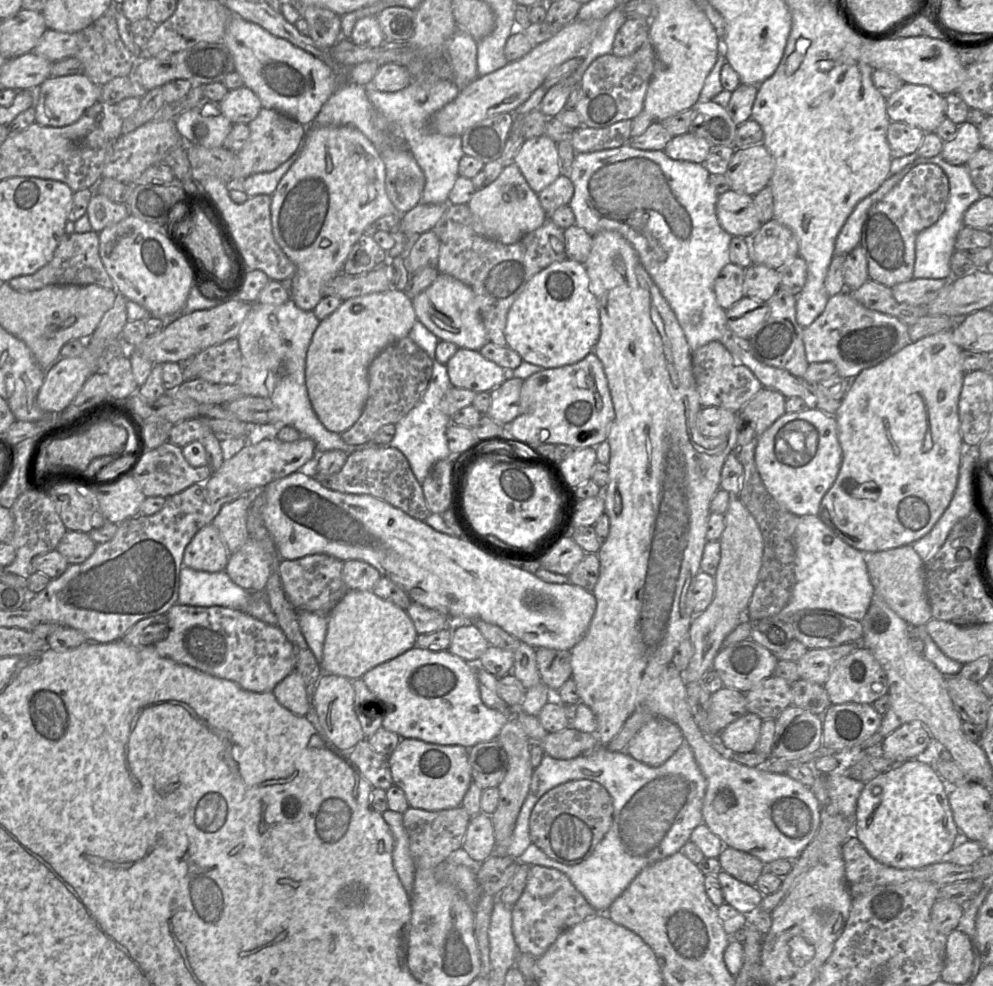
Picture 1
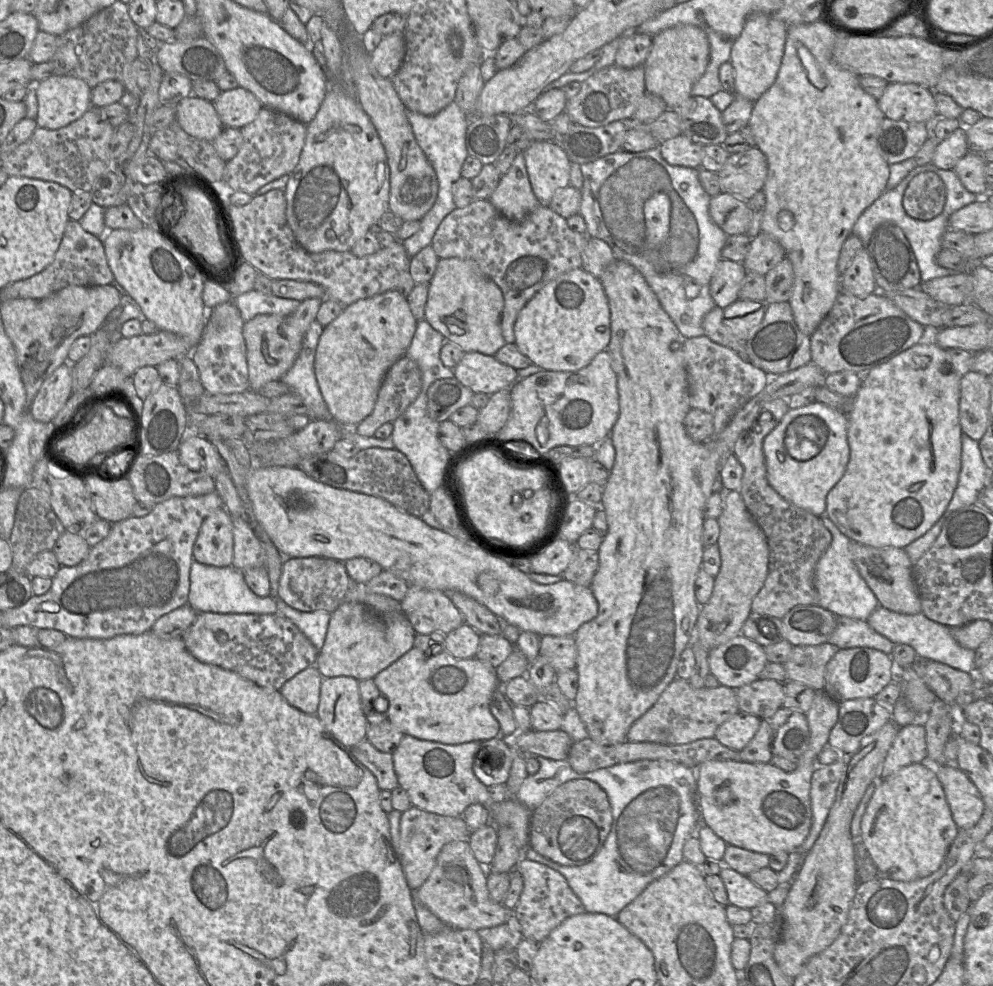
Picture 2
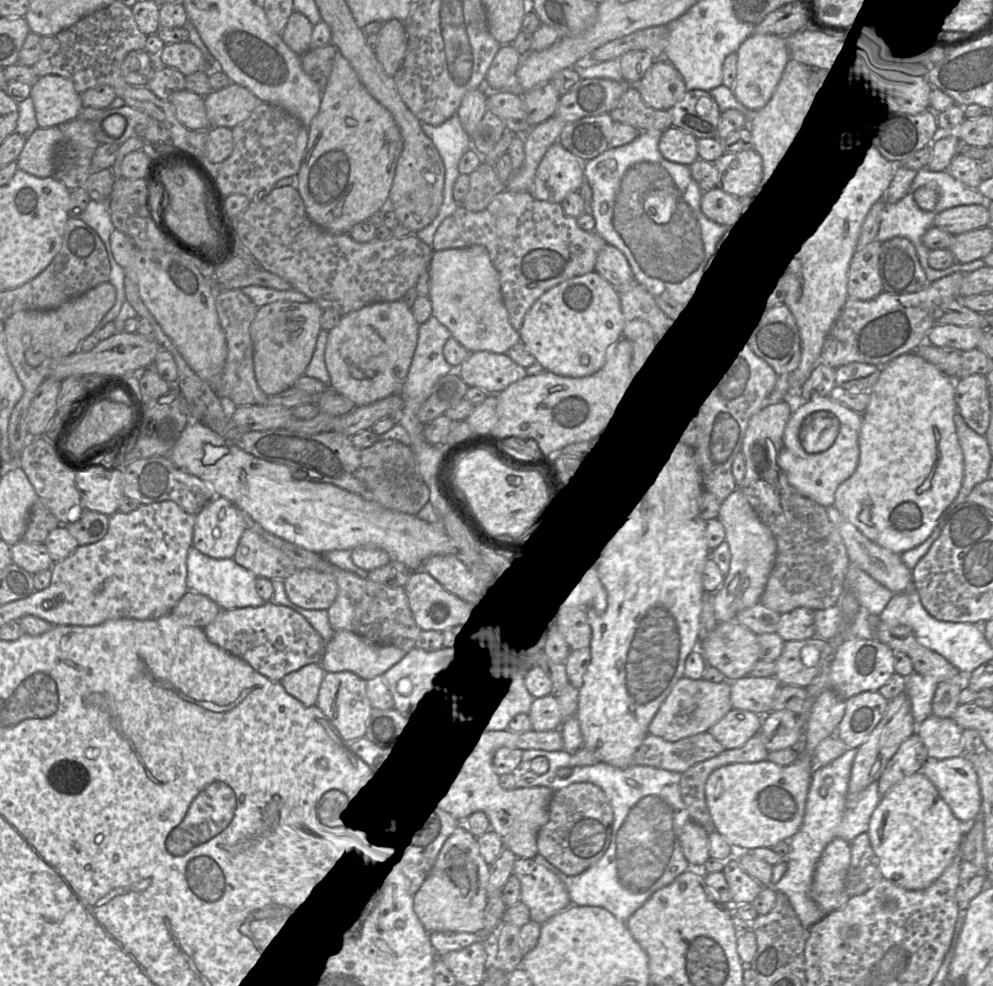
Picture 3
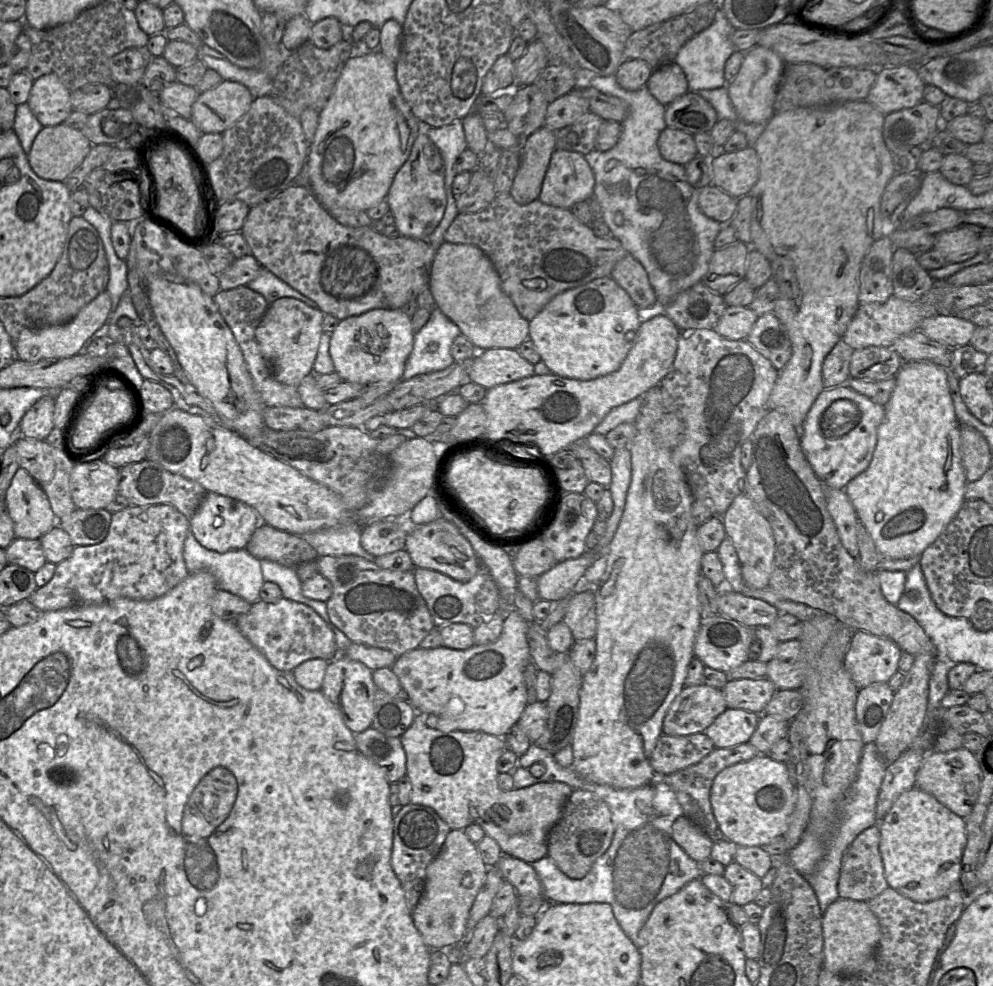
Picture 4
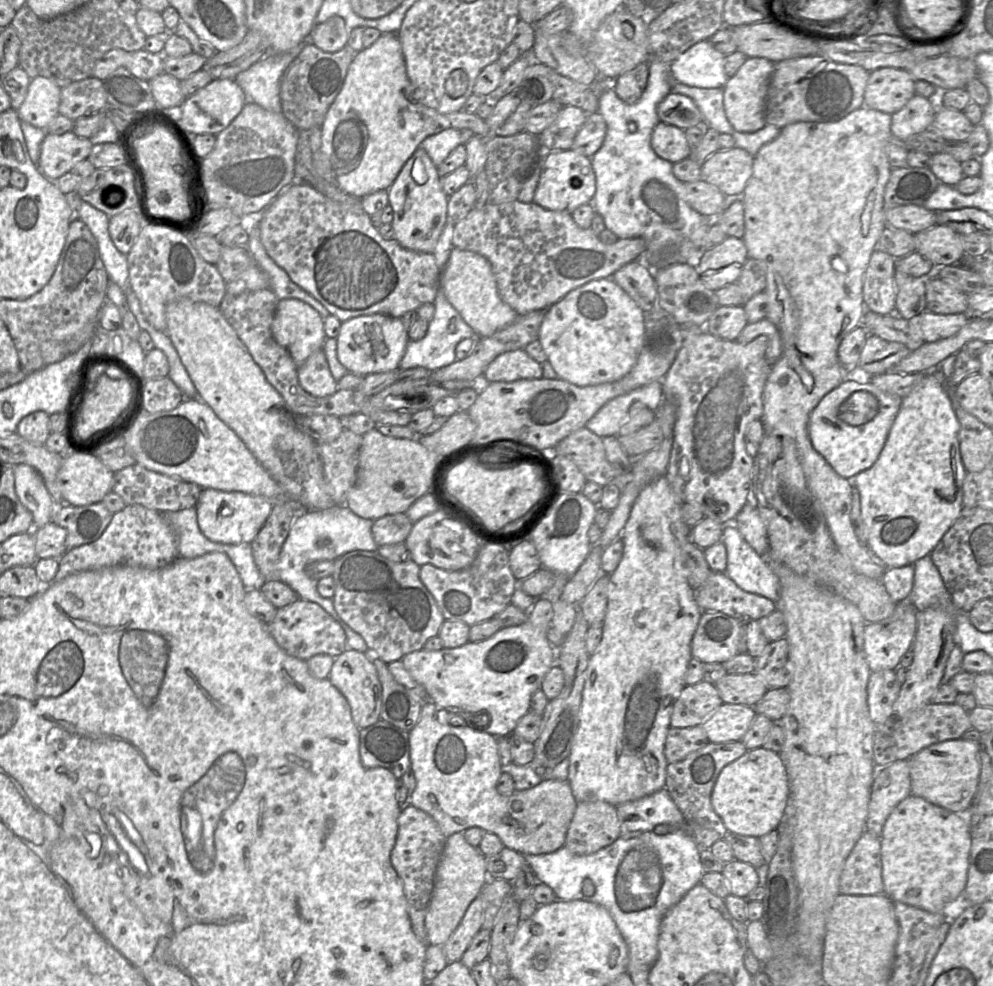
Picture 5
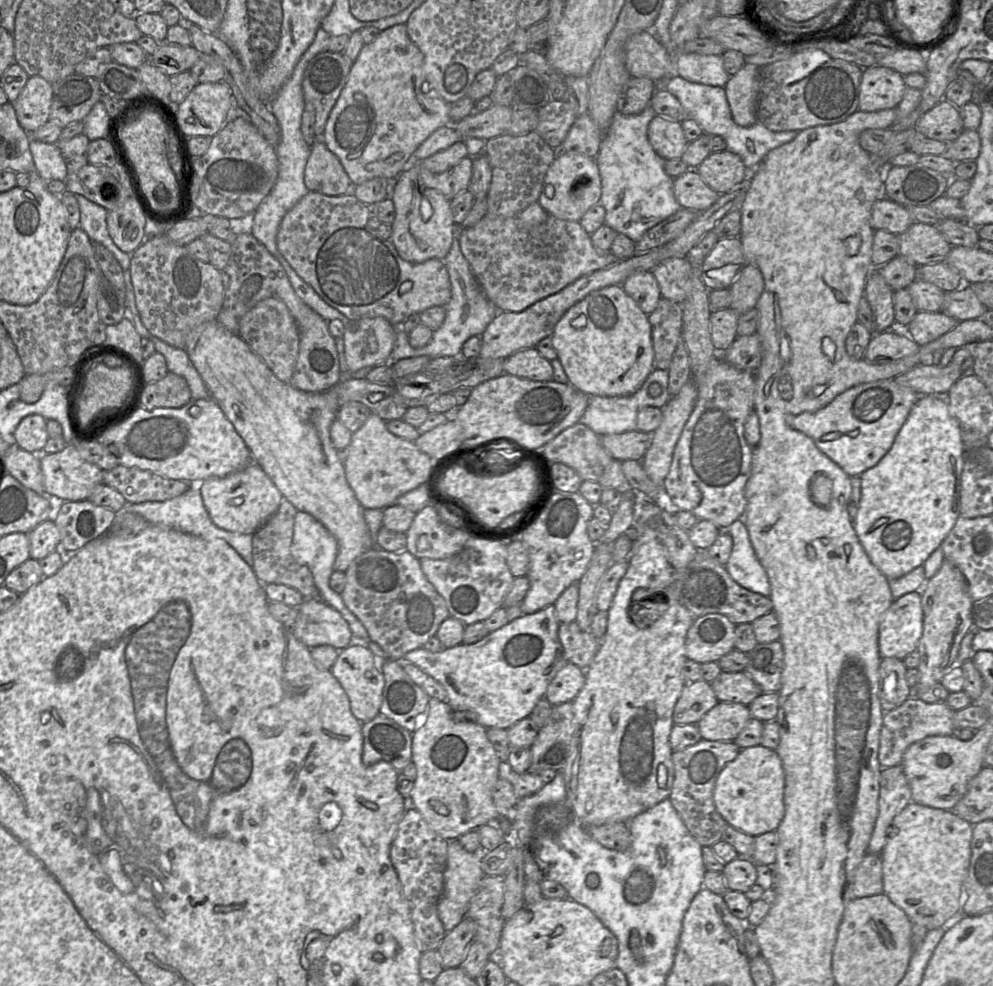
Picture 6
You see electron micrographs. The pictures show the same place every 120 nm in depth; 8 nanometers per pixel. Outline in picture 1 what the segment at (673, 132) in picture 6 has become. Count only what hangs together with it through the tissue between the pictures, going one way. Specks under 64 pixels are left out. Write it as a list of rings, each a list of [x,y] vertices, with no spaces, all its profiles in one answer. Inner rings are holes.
[[[687,132],[672,137],[664,151],[674,160],[684,160],[703,164],[711,148],[712,144],[708,140],[691,132]]]

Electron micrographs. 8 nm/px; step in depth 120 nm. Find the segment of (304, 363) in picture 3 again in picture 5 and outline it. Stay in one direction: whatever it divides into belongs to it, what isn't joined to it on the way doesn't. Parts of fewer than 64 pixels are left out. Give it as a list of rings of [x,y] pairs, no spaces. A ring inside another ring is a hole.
[[[298,299],[279,300],[271,325],[272,336],[276,342],[286,348],[297,367],[305,363],[309,356],[323,348],[326,334],[324,318],[309,304]]]

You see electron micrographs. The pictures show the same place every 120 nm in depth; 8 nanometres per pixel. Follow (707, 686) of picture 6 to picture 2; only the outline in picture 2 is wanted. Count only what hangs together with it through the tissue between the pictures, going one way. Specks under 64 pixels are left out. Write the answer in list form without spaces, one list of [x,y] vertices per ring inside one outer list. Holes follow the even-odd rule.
[[[675,678],[657,701],[630,727],[626,741],[679,745],[712,738],[717,728],[739,711],[735,690],[719,684],[714,688],[693,688],[687,680]]]

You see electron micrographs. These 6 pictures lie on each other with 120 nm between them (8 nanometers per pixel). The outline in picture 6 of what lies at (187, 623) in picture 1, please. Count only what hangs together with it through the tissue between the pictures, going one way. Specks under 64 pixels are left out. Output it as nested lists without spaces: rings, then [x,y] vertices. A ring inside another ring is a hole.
[[[305,599],[298,607],[295,623],[288,627],[309,648],[330,645],[337,650],[349,646],[352,632],[347,621],[321,599]]]

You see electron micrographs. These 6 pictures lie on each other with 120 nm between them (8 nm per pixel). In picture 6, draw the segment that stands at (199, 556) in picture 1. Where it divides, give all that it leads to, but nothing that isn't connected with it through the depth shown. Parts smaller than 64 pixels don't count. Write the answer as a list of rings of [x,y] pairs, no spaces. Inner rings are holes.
[[[256,463],[222,478],[208,478],[198,484],[211,521],[219,528],[240,534],[254,534],[279,508],[283,495]]]

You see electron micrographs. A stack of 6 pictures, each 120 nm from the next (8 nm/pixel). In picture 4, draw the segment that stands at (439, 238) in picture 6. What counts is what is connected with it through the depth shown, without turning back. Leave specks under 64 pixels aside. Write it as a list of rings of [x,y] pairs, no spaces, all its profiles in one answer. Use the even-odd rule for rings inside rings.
[[[420,132],[386,197],[395,217],[394,224],[402,236],[428,241],[445,212],[447,198],[444,179],[445,165],[439,149],[425,132]]]

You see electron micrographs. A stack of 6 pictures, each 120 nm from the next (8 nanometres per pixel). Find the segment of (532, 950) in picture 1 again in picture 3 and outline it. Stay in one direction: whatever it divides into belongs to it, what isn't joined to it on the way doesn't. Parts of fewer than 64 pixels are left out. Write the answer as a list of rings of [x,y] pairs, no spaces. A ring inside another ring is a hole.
[[[516,858],[512,874],[520,882],[520,902],[527,906],[531,922],[540,926],[571,905],[569,894],[562,881],[544,866],[537,864],[534,859]]]

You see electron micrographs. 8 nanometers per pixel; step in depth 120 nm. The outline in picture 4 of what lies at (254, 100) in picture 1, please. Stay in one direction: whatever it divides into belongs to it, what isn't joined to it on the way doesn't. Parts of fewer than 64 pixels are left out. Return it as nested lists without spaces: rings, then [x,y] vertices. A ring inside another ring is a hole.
[[[223,80],[216,87],[200,93],[192,105],[190,120],[202,133],[223,133],[234,125],[250,108],[254,96],[238,82]]]

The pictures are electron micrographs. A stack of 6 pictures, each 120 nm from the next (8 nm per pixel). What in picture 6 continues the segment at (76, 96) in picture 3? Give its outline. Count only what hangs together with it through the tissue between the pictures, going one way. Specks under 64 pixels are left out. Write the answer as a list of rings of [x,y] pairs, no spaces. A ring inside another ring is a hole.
[[[31,76],[18,98],[12,102],[20,127],[32,133],[49,120],[52,84],[40,76]]]

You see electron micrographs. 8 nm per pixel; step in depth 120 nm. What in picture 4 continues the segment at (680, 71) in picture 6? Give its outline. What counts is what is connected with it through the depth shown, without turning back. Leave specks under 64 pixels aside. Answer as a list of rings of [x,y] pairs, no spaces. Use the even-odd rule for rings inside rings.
[[[720,7],[712,25],[694,36],[680,49],[674,63],[679,65],[683,70],[690,92],[703,89],[716,89],[727,85],[724,69],[727,60],[736,51],[732,43],[732,33],[734,30],[723,9]]]

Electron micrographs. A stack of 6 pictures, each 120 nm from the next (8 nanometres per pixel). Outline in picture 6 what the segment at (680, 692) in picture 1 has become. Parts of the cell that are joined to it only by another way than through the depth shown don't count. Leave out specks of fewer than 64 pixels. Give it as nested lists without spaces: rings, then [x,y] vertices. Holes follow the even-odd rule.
[[[756,745],[741,749],[737,757],[719,774],[713,793],[714,805],[726,823],[746,834],[757,837],[775,831],[784,817],[785,773],[776,750]]]

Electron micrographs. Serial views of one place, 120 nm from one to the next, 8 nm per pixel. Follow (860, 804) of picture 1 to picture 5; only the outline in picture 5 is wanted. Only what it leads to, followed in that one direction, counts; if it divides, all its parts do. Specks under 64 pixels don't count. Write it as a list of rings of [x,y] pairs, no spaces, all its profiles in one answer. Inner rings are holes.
[[[910,794],[903,799],[890,813],[881,832],[881,860],[882,860],[882,879],[884,883],[884,894],[893,902],[902,902],[917,908],[921,908],[932,913],[943,913],[945,907],[955,901],[965,890],[968,879],[968,868],[970,861],[972,837],[971,827],[965,816],[950,812],[941,808],[924,798]]]

